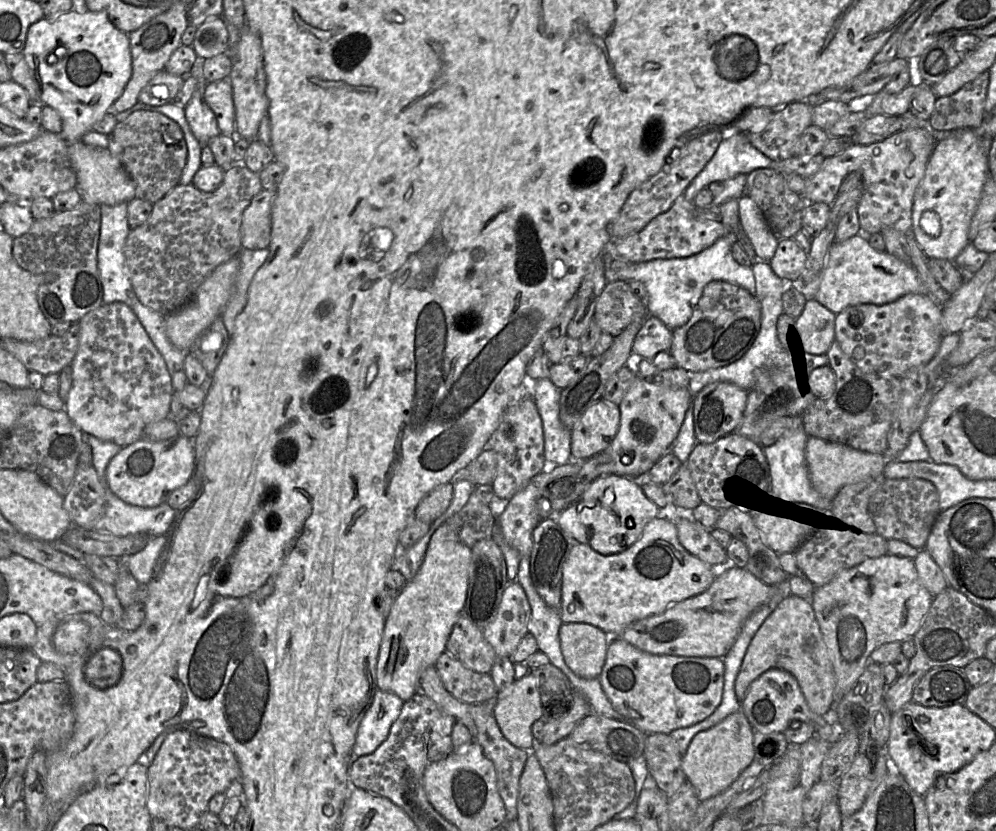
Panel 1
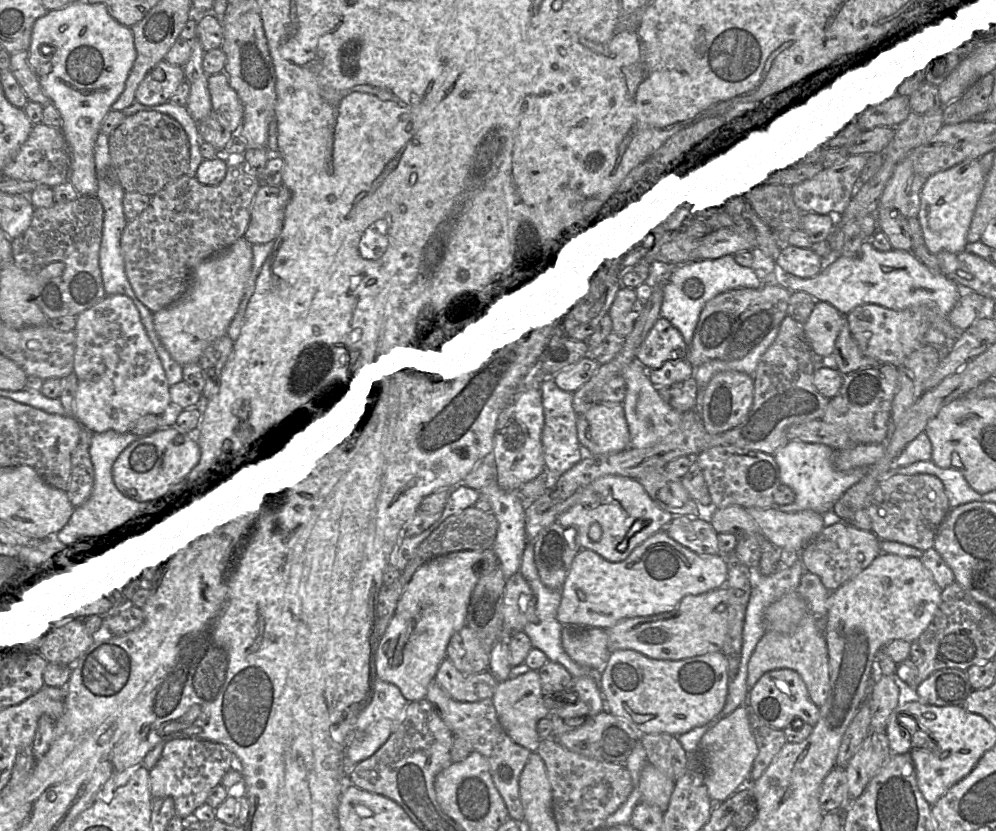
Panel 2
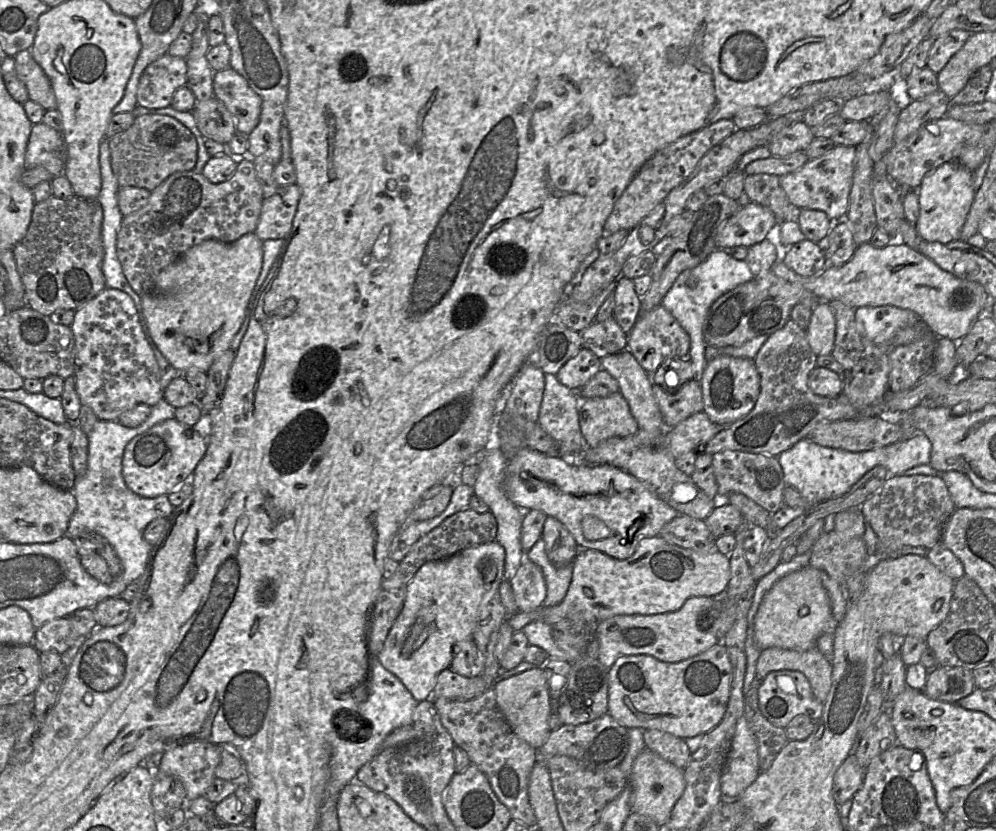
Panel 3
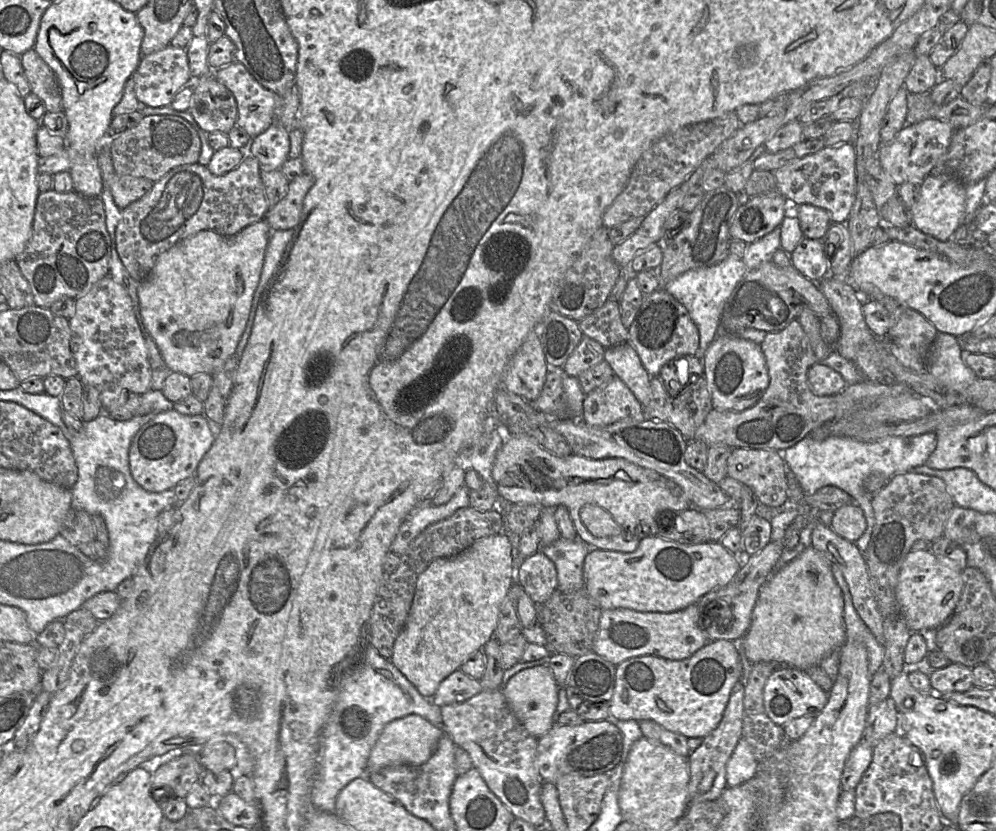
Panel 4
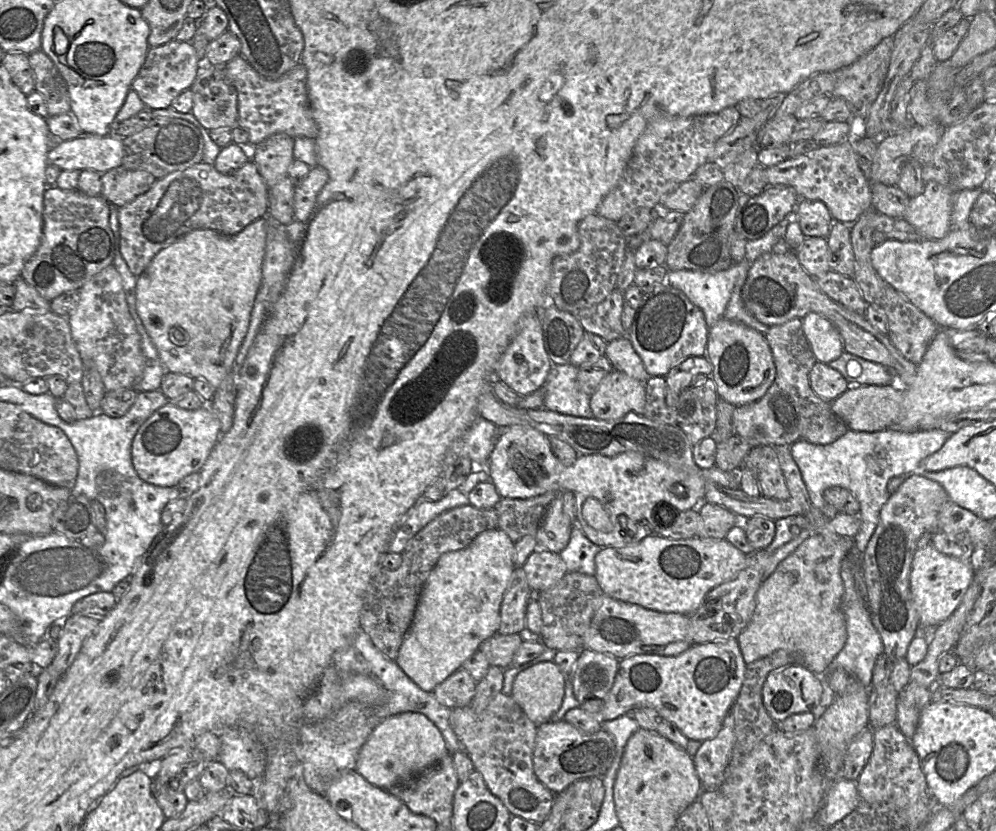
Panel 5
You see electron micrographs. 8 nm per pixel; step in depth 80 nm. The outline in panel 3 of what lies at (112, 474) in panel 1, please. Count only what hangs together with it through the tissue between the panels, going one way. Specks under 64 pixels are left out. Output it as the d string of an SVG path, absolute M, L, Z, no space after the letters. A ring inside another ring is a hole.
M175 418L165 420L127 444L122 459L122 476L126 486L141 497L168 495L182 483L190 481L206 450L207 440L193 426L182 424Z

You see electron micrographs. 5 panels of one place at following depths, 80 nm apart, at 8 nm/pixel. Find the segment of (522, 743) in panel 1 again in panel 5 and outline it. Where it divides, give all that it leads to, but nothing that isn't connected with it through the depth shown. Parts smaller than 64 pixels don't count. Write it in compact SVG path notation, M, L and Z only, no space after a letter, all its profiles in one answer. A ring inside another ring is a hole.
M553 661L542 662L520 672L511 697L527 717L540 726L550 722L565 693L565 676Z

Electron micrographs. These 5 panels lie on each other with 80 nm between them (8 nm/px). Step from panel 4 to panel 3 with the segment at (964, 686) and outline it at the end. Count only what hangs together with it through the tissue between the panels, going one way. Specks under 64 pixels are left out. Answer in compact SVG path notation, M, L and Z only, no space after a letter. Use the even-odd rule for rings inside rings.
M945 666L929 670L922 692L932 700L957 703L976 688L972 671L966 668Z

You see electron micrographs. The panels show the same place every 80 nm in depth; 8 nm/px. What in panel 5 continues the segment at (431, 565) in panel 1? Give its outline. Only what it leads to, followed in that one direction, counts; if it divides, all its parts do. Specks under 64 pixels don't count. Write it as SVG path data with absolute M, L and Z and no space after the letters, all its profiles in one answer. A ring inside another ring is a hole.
M499 528L483 531L465 549L447 552L439 557L422 587L411 625L395 660L418 687L433 692L438 684L461 669L483 642L498 633L502 601L516 568L514 542Z

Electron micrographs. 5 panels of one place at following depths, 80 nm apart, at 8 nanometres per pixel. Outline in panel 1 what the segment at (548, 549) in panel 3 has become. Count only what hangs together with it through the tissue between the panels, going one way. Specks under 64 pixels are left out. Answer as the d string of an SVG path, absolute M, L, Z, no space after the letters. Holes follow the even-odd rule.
M550 517L542 519L533 531L530 575L539 595L554 610L560 611L561 609L564 565L577 544L581 543L562 529L555 519Z

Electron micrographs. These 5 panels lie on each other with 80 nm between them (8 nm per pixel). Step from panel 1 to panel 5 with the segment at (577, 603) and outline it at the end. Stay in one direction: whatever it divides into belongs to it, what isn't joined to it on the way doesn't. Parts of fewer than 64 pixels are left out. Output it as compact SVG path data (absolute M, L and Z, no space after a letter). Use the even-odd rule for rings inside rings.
M653 534L624 547L602 548L595 558L594 576L603 594L613 599L691 616L710 590L735 579L748 566L748 558L726 539L672 540Z

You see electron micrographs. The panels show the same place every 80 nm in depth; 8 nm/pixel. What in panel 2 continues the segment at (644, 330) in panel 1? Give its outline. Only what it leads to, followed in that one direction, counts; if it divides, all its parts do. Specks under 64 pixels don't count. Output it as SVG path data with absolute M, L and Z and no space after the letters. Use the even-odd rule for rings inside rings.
M658 317L635 350L635 358L647 369L657 369L668 360L685 358L687 345L677 328Z

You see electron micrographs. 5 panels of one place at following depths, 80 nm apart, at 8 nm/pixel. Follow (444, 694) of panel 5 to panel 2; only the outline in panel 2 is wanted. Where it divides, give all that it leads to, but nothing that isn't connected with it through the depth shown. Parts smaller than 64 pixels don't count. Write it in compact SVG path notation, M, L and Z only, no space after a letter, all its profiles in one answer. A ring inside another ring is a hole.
M447 657L439 665L435 681L449 696L462 702L492 698L499 684L489 671L477 674L460 672Z

